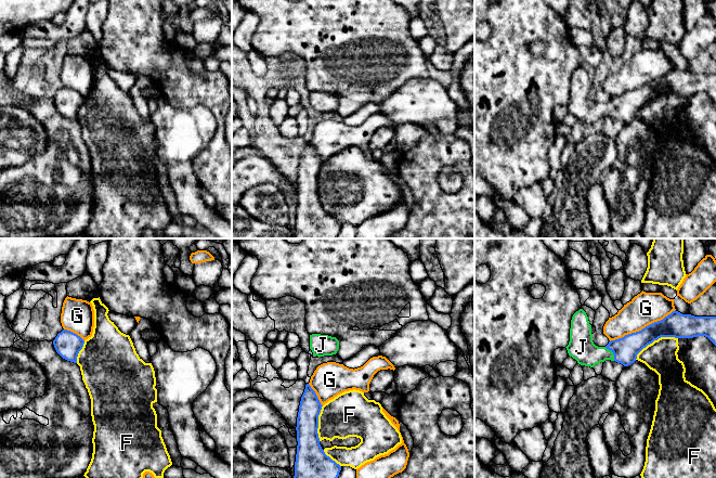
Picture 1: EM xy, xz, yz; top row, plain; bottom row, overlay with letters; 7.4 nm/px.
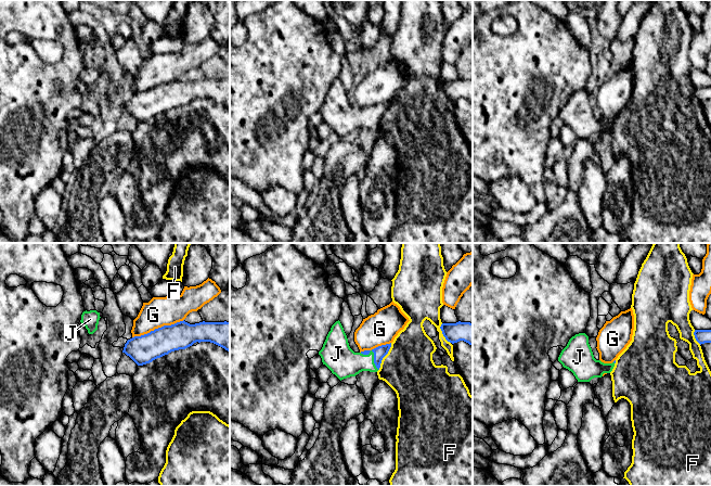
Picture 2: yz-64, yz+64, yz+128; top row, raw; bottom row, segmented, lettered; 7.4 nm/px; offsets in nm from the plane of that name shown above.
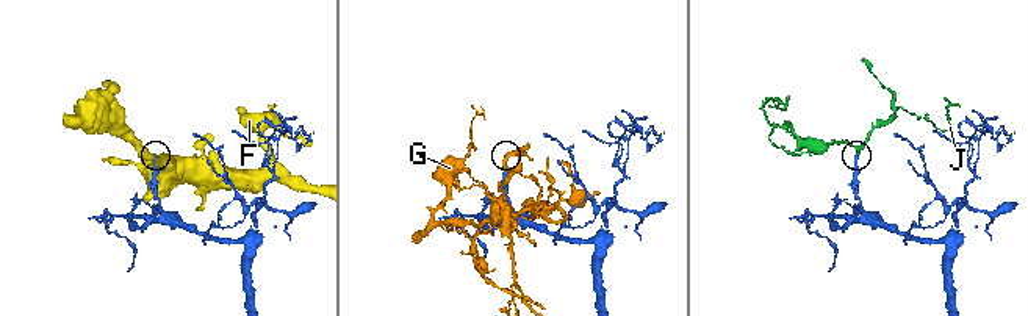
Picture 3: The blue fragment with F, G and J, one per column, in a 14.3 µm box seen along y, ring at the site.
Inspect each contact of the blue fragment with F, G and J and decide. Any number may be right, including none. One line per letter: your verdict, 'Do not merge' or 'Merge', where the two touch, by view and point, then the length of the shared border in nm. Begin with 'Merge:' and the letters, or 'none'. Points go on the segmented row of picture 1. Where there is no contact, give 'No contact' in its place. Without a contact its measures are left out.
Merge: J
F: Do not merge. Touches blue at yz (654, 339). Shared border 360 nm
G: Do not merge. Touches blue at yz (642, 328). Shared border 550 nm
J: Merge. Touches blue at yz (612, 351). Shared border 130 nm

